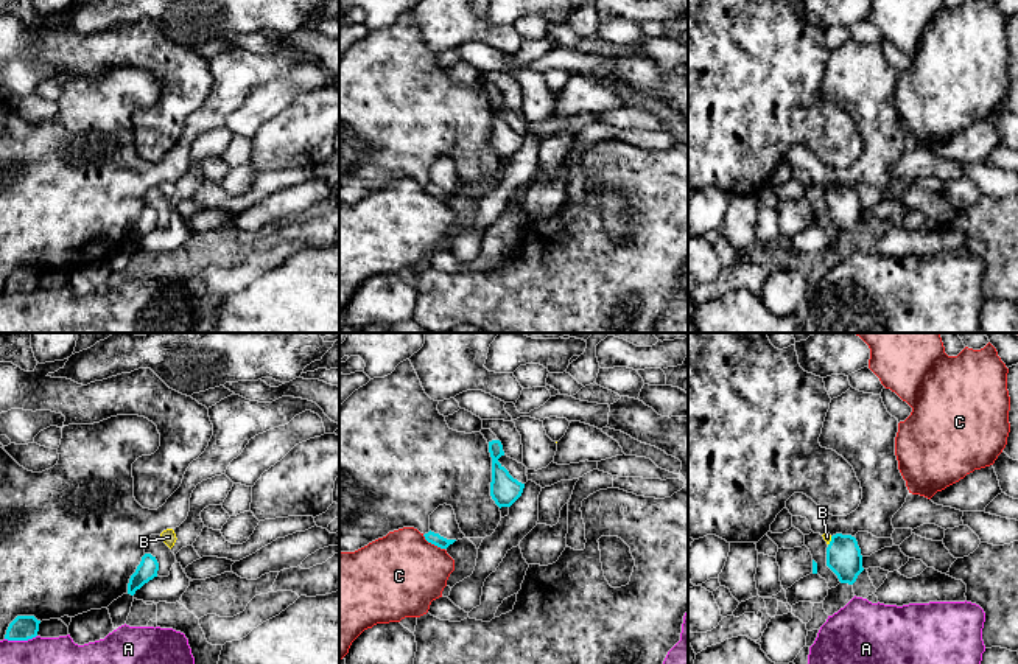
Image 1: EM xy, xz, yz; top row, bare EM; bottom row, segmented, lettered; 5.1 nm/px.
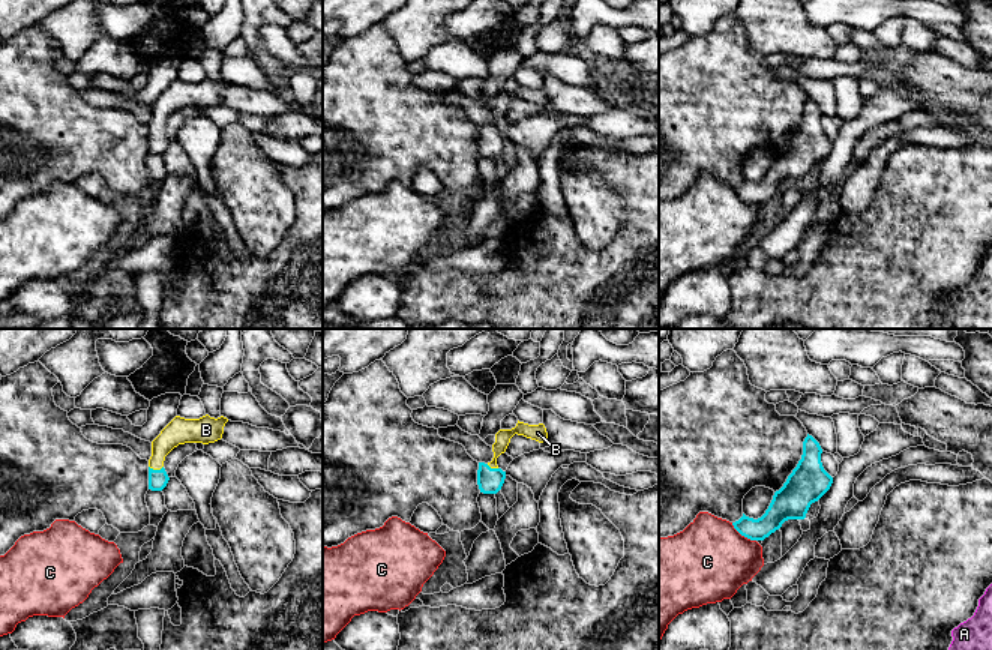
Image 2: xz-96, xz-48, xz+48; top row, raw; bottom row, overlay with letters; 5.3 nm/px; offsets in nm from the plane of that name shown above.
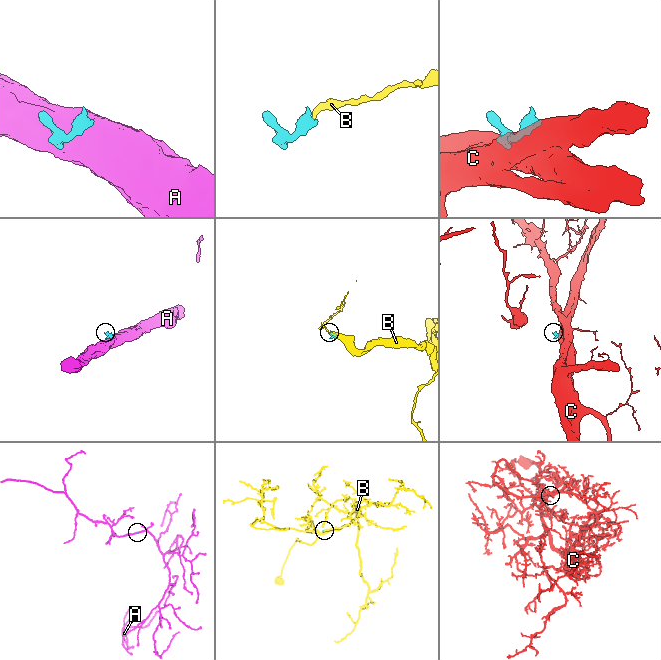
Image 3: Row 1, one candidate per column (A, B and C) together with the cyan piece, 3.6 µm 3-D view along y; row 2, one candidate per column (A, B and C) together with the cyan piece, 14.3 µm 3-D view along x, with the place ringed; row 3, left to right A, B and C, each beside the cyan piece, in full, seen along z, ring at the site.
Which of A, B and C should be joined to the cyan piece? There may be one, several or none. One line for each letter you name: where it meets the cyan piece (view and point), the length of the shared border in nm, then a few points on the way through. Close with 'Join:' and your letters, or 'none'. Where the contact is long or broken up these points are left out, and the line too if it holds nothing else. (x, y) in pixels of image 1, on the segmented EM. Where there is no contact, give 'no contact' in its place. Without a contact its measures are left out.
B: yz (830, 541) | 50 nm | across yz (844, 559), (830, 541), (827, 537)
Join: B

